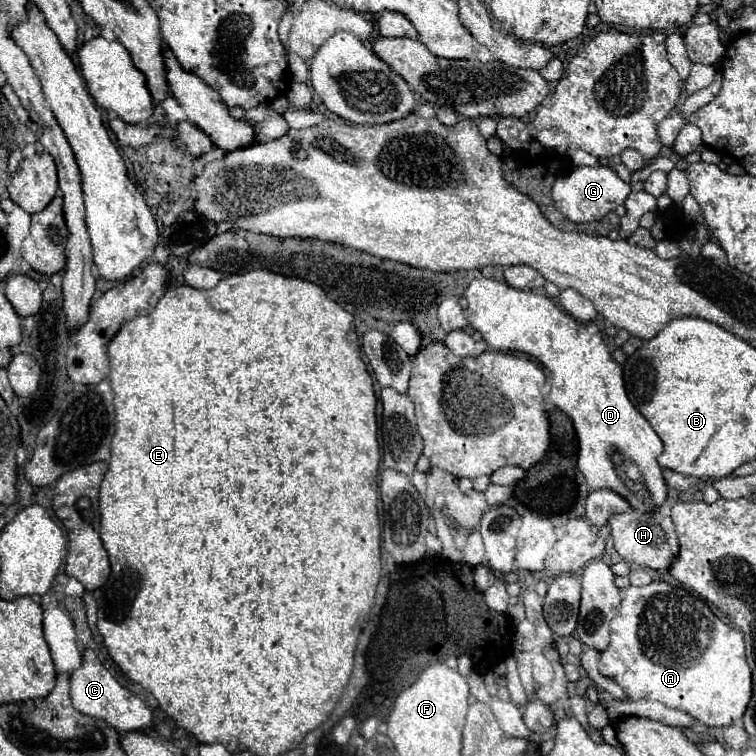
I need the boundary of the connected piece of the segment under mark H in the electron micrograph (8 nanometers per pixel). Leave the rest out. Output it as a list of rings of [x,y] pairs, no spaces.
[[[628,511],[628,513],[614,513],[608,519],[608,527],[612,533],[612,541],[614,547],[618,551],[618,555],[624,561],[636,563],[640,567],[650,567],[650,569],[666,569],[670,559],[676,555],[678,551],[678,539],[676,539],[676,531],[674,531],[674,523],[670,517],[662,515],[660,511]]]

